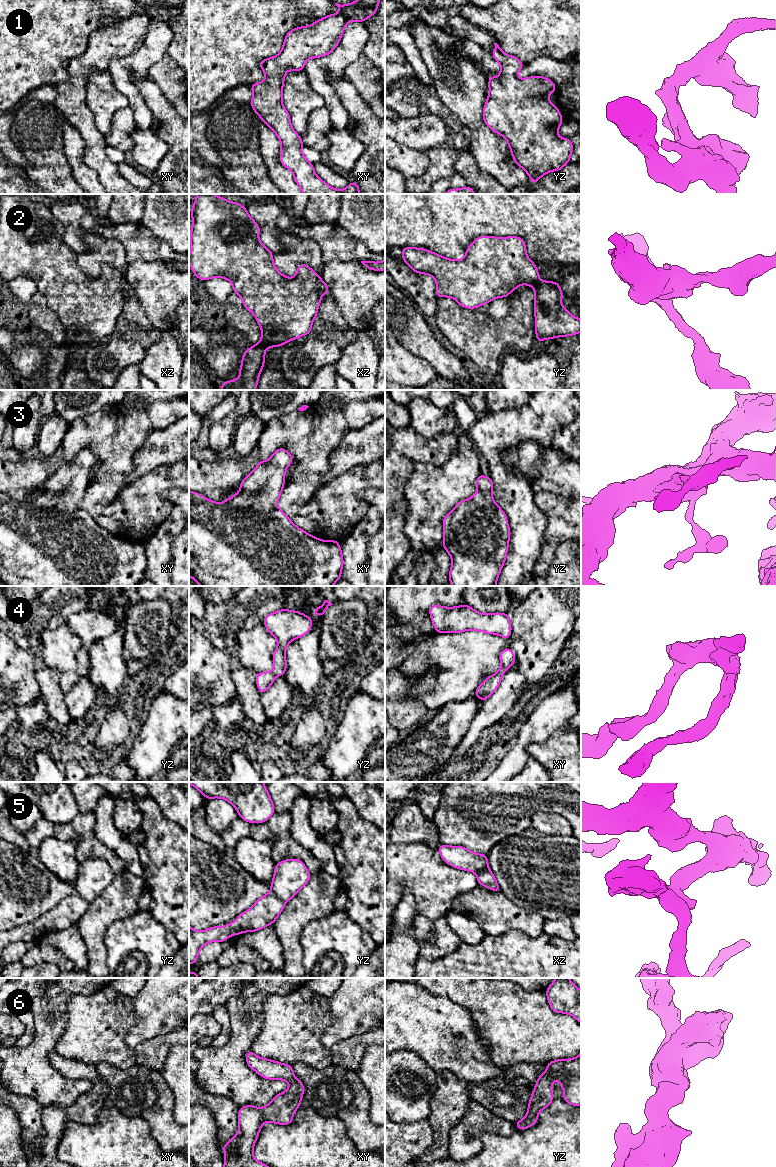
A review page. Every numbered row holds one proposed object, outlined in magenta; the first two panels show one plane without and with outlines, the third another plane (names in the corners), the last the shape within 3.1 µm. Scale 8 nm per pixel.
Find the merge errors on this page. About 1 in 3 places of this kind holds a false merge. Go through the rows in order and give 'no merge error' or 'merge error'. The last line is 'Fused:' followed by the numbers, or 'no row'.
1: no merge error
2: merge error
3: no merge error
4: no merge error
5: merge error
6: no merge error
Fused: 2, 5

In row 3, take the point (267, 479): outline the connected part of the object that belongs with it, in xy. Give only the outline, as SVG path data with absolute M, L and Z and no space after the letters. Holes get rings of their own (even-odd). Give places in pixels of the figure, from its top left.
M284 448L276 449L267 461L259 461L255 469L240 483L240 491L217 503L197 492L189 491L189 576L201 586L333 586L341 579L344 565L340 543L335 540L321 540L298 528L276 504L285 485L286 469L293 462L293 456Z

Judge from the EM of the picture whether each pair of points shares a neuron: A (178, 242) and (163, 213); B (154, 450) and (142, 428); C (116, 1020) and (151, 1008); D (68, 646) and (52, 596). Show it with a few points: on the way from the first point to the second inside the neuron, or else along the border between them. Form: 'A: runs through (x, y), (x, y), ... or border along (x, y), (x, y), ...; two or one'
A: runs through (178, 235), (178, 228), (170, 220); one
B: border along (154, 429), (134, 456); two
C: border along (132, 998), (135, 1023), (125, 1036); two
D: border along (66, 621), (45, 628), (41, 637); two

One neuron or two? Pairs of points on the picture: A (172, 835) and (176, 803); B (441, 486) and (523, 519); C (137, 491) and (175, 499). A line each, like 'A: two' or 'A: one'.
A: two
B: two
C: two

